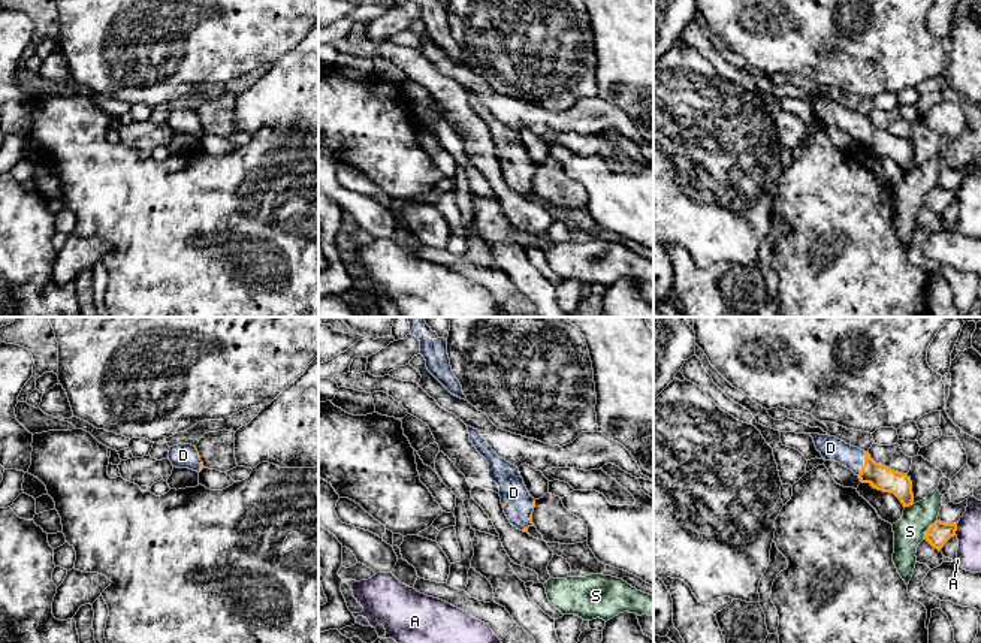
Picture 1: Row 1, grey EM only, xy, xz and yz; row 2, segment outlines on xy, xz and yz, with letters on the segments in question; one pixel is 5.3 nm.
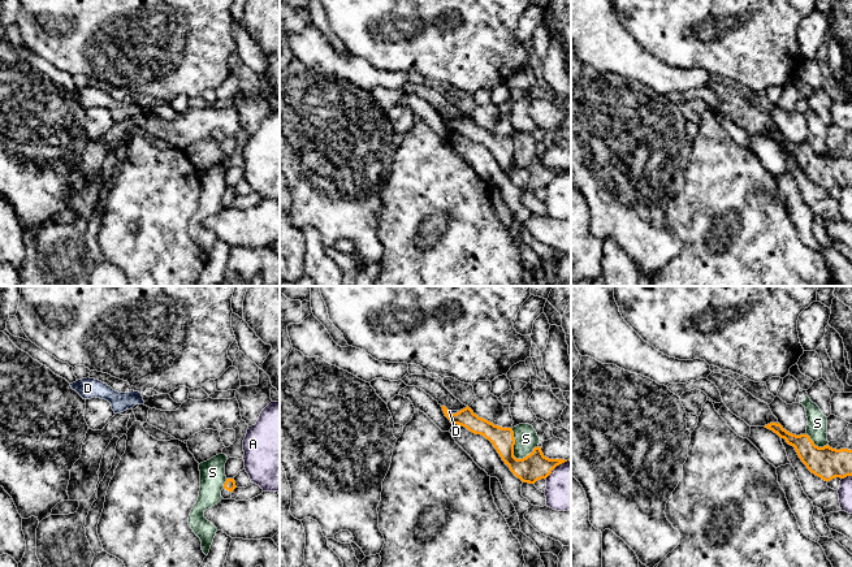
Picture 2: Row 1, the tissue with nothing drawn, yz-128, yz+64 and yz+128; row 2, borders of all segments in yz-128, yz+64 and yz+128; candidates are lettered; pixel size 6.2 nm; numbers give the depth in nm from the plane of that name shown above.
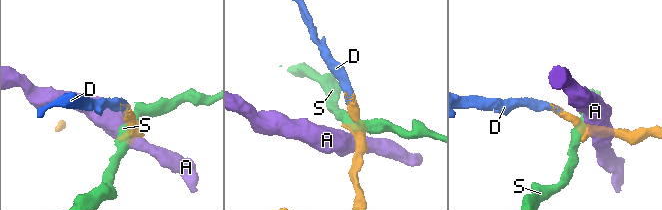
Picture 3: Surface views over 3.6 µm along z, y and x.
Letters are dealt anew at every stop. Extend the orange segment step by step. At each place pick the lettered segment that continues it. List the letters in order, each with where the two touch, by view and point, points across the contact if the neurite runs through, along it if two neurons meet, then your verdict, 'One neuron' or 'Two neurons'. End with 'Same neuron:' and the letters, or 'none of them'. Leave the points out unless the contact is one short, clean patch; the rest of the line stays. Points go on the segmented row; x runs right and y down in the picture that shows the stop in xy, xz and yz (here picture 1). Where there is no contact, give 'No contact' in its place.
A: Touches orange at yz (956, 530). Boundary: yz (957, 524), (954, 534). Two neurons
D: Touches orange at yz (865, 464). Path across: yz (881, 477), (865, 464), (830, 447). One neuron
S: Touches orange at yz (929, 528). Two neurons
Same neuron: D

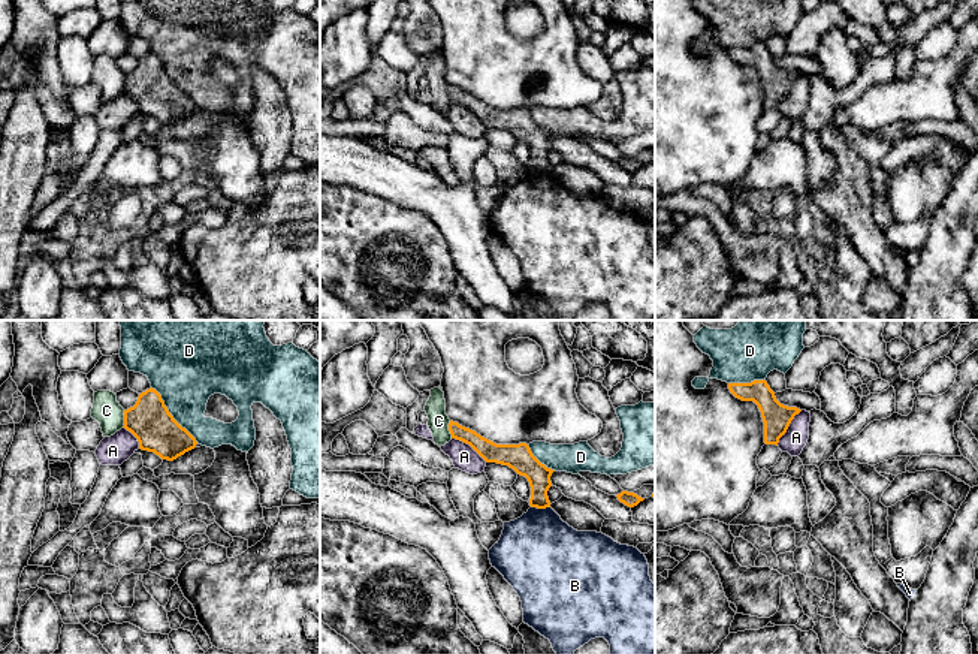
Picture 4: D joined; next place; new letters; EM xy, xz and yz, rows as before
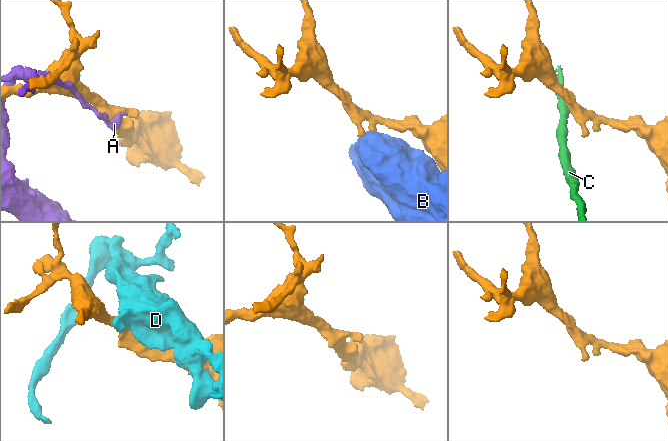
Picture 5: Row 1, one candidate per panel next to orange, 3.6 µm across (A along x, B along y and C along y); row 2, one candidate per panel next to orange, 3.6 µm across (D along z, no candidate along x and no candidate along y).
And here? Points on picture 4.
A: Touches orange at yz (788, 425). Two neurons
B: Touches orange at xz (540, 508). Two neurons
C: Touches orange at xy (124, 419). Boundary: xy (124, 410), (124, 424), (121, 427). Two neurons
D: Touches orange at xy (171, 415). Two neurons
Same neuron: none of them

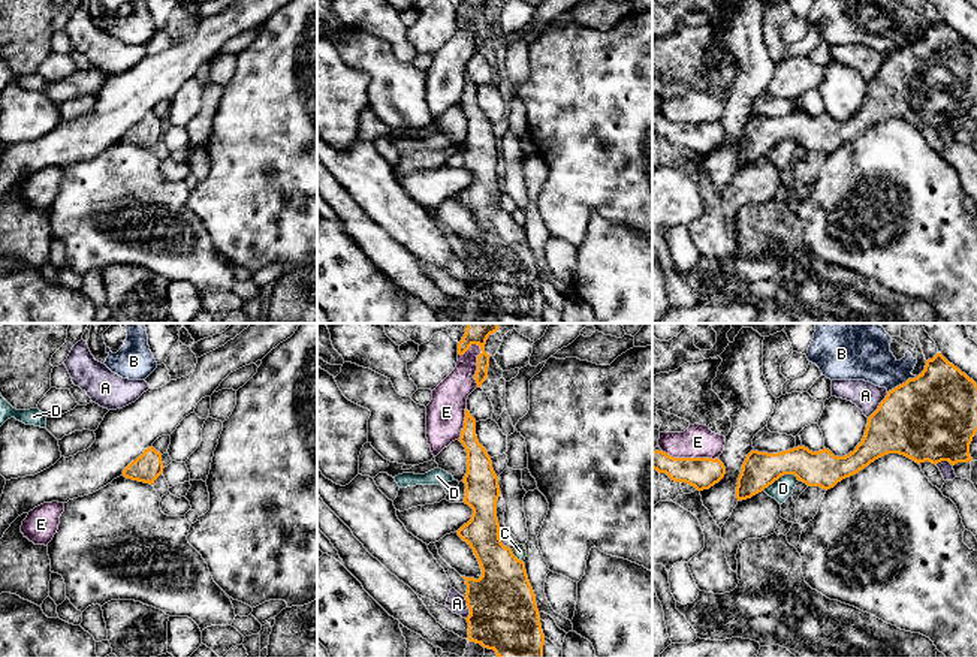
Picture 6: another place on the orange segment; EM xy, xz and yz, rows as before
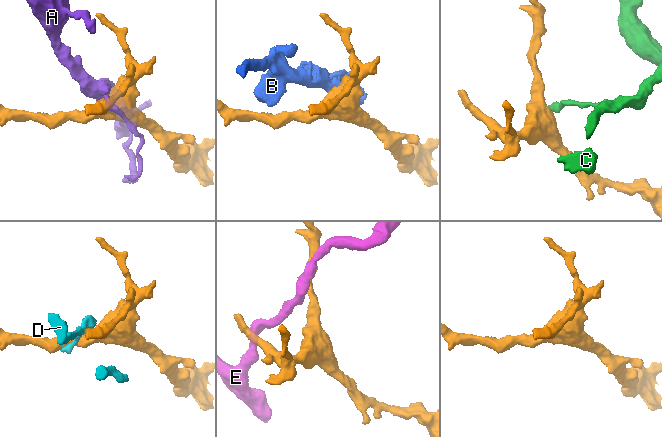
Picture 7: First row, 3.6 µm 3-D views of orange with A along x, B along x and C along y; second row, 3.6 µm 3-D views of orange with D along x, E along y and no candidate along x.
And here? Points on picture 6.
A: Touches orange at yz (879, 406). Two neurons
B: Touches orange at yz (902, 383). Boundary: yz (917, 376), (908, 377), (887, 392). Two neurons
C: Touches orange at xz (515, 557). Boundary: xz (510, 549), (522, 561). Two neurons
D: Touches orange at yz (780, 476). Two neurons
E: Touches orange at xz (478, 364). Two neurons
Same neuron: none of them

